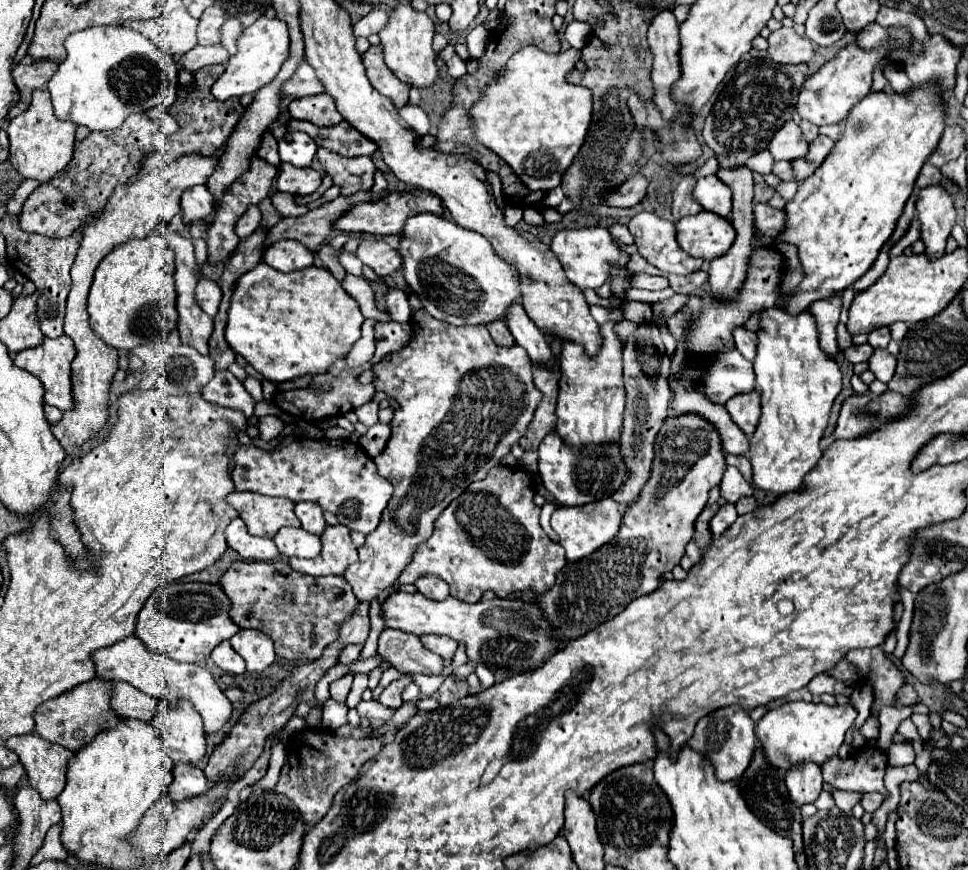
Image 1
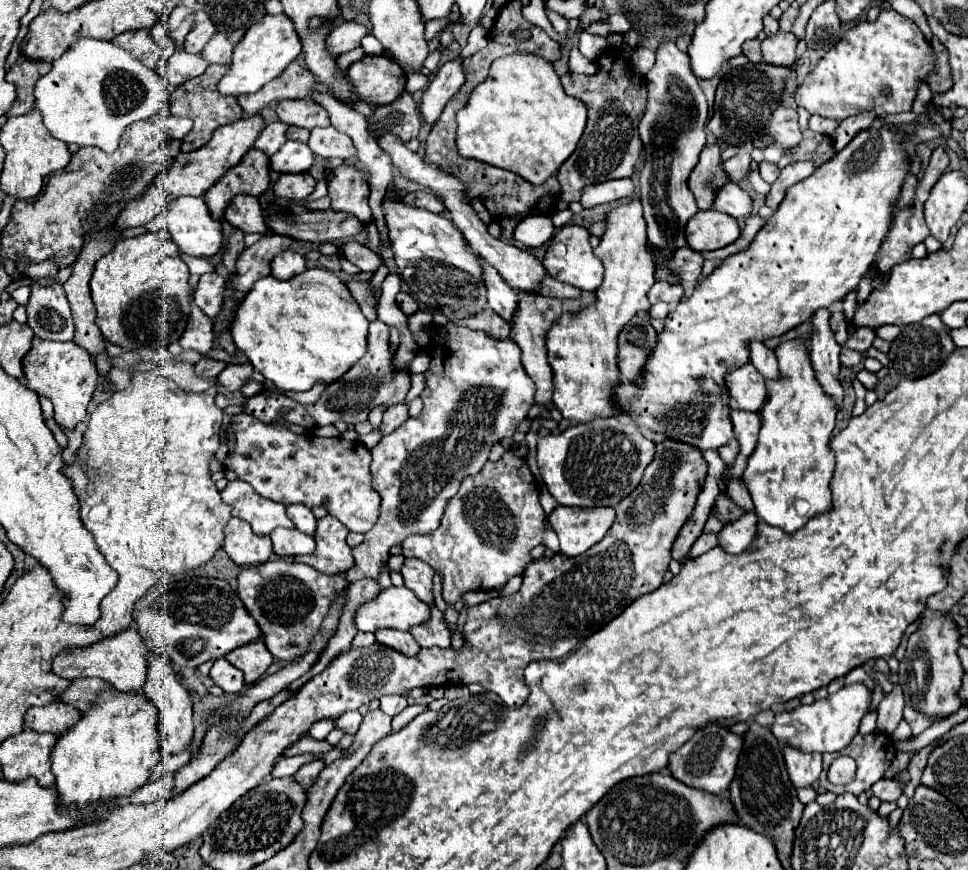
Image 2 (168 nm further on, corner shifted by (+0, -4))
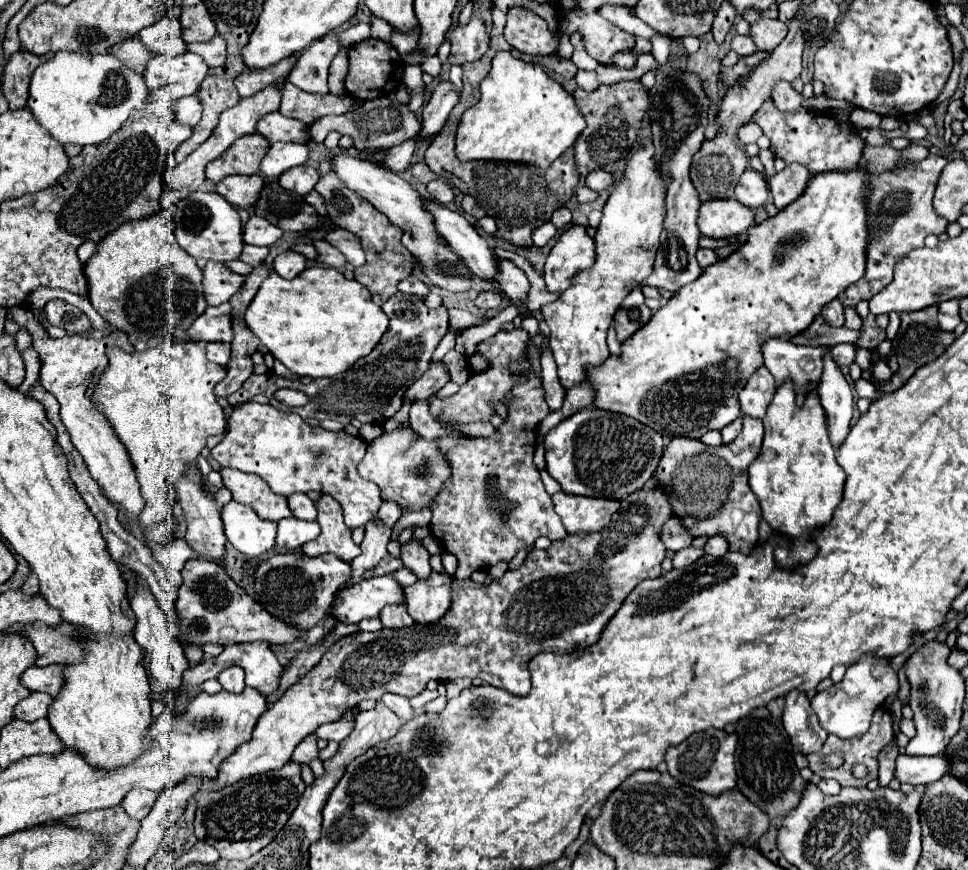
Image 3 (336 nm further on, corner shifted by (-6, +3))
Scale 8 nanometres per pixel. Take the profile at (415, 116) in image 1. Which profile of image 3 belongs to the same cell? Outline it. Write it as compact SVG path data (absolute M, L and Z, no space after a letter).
M382 96L378 100L366 100L358 112L350 112L350 114L342 114L342 116L324 116L316 122L312 122L310 126L306 126L308 136L312 142L324 142L324 138L328 136L328 132L340 132L346 134L354 140L354 146L358 150L384 150L384 148L392 148L396 144L402 144L404 140L412 138L418 134L420 130L420 120L414 112L408 110L406 104L392 100L388 96Z

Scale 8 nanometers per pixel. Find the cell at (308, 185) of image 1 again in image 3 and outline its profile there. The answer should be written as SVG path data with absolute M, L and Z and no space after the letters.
M304 164L304 166L294 166L290 170L286 170L282 176L280 176L280 186L290 190L290 192L296 192L296 194L308 194L310 190L314 190L316 182L320 180L320 174L316 168Z

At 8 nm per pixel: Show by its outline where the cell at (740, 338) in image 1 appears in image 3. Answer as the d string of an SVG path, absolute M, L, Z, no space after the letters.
M766 340L762 344L764 366L772 372L778 384L784 378L792 378L798 390L798 404L802 404L802 396L808 384L818 384L822 374L822 352L826 348L808 348L796 346L784 340Z

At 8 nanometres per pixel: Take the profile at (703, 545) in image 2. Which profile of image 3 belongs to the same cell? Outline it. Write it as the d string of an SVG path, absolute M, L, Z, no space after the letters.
M690 546L690 548L686 548L686 550L682 550L682 552L676 552L676 556L674 556L674 568L684 568L684 566L688 566L688 564L692 564L694 560L698 560L700 556L704 554L704 548L700 546L700 548L696 548L696 546Z

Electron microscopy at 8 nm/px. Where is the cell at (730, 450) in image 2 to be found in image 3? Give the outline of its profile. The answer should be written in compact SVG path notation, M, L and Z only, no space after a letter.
M736 420L734 424L728 424L724 430L722 430L722 440L724 444L730 444L742 430L742 420Z

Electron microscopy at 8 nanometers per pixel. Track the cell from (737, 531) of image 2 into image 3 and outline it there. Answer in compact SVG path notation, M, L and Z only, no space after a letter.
M716 534L712 536L708 542L706 542L706 552L712 554L712 556L722 556L728 552L728 542L722 534Z

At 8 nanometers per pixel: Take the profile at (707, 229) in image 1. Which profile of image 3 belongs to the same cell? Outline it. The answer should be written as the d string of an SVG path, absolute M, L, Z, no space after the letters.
M712 200L700 206L698 228L708 238L730 238L748 230L754 214L738 200Z

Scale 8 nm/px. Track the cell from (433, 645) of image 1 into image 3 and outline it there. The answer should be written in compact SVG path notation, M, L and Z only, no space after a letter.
M432 572L428 580L418 580L406 588L406 608L416 624L434 624L452 606L452 578Z

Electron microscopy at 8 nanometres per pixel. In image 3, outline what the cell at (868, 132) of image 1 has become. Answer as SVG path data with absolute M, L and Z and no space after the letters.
M856 166L854 170L834 170L834 172L818 172L812 174L812 178L808 180L808 186L804 188L804 192L800 194L798 200L794 200L792 204L788 204L786 208L782 208L774 218L764 220L762 224L754 226L748 230L748 244L744 242L734 254L730 254L724 260L714 262L710 268L704 268L702 274L692 282L686 284L684 288L680 288L666 306L662 306L650 320L650 324L646 324L642 330L638 330L630 340L626 340L626 344L622 344L622 352L620 356L610 354L610 358L600 364L598 368L590 368L590 382L596 388L596 400L594 406L602 408L602 410L610 410L610 412L618 412L630 418L636 418L638 422L654 428L656 432L660 432L662 436L670 436L670 438L694 438L700 440L702 434L706 434L708 430L722 430L724 426L728 426L730 422L734 422L742 412L740 412L740 402L738 402L738 394L744 388L750 372L754 372L760 364L762 364L762 352L760 352L760 344L762 340L770 340L770 338L782 338L782 340L790 340L792 336L800 334L802 330L806 330L812 320L820 314L820 310L832 302L834 298L838 298L850 284L858 282L864 276L866 270L866 246L868 246L868 182L870 176L866 174L864 166Z

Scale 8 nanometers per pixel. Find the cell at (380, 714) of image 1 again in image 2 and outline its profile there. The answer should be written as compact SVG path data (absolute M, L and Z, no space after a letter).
M348 711L348 713L342 713L342 715L334 721L334 725L336 725L338 729L342 729L344 733L354 735L354 733L358 731L360 721L362 721L362 715L360 715L358 711Z

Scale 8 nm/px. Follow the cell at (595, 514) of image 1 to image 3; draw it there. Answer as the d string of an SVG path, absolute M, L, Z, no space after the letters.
M566 492L554 494L552 502L568 534L600 532L610 524L612 514L620 508L618 500L570 496Z

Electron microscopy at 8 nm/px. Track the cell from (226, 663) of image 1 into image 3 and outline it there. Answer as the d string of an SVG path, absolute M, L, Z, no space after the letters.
M228 666L228 668L224 668L224 670L218 674L218 680L220 680L220 684L224 686L224 690L234 692L234 694L240 694L240 692L244 690L244 686L246 686L246 682L244 682L244 672L242 672L240 666Z

